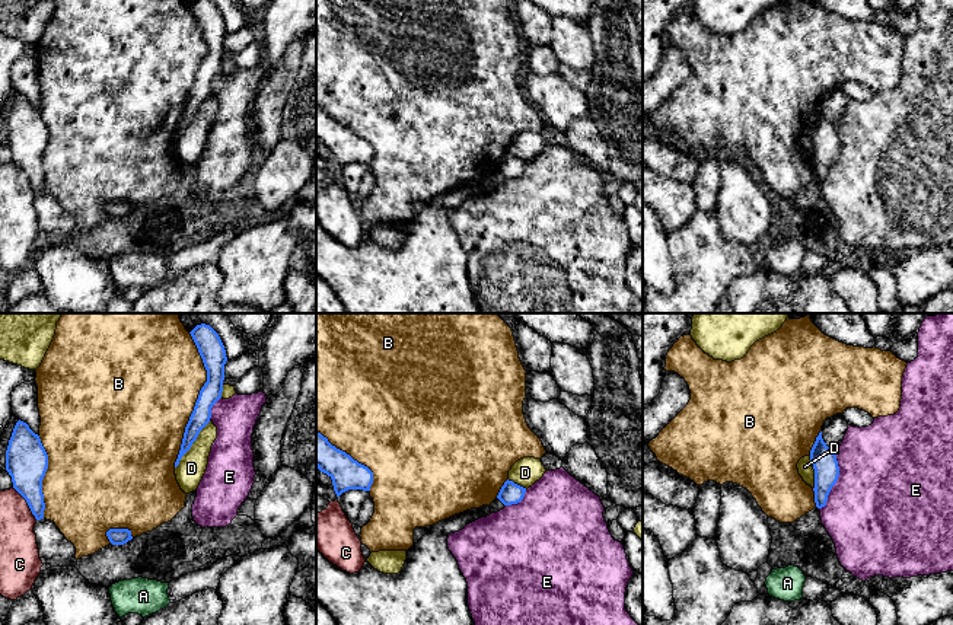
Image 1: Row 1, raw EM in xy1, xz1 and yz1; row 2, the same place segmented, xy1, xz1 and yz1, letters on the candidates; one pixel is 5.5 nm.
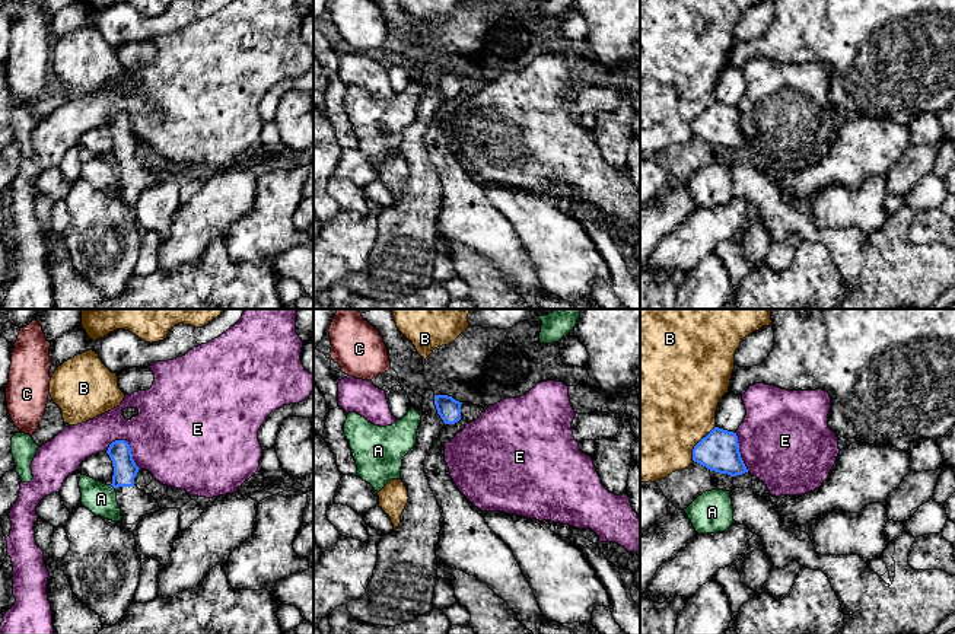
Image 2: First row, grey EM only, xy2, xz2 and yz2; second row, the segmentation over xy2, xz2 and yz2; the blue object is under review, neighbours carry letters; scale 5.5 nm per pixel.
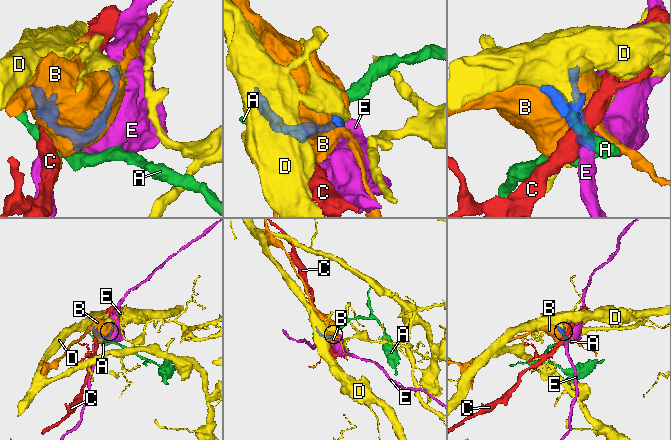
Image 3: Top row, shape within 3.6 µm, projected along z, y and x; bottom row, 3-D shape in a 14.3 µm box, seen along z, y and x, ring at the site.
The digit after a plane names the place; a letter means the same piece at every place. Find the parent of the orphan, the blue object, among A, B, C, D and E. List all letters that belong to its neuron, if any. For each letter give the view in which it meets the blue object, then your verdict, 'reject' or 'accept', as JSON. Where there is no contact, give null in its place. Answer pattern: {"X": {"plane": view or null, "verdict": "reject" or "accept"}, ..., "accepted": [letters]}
{"A": {"plane": "xy2", "verdict": "reject"}, "B": {"plane": "xy1", "verdict": "reject"}, "C": {"plane": "xy1", "verdict": "reject"}, "D": {"plane": "xy1", "verdict": "reject"}, "E": {"plane": "yz1", "verdict": "reject"}, "accepted": []}

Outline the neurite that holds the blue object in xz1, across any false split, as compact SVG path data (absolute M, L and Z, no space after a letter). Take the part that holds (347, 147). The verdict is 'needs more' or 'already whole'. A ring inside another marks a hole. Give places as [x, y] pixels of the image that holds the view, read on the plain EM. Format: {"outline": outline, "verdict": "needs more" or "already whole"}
{"outline": "M316 105L316 141L332 153L337 170L348 163L370 165L373 146Z", "verdict": "already whole"}

